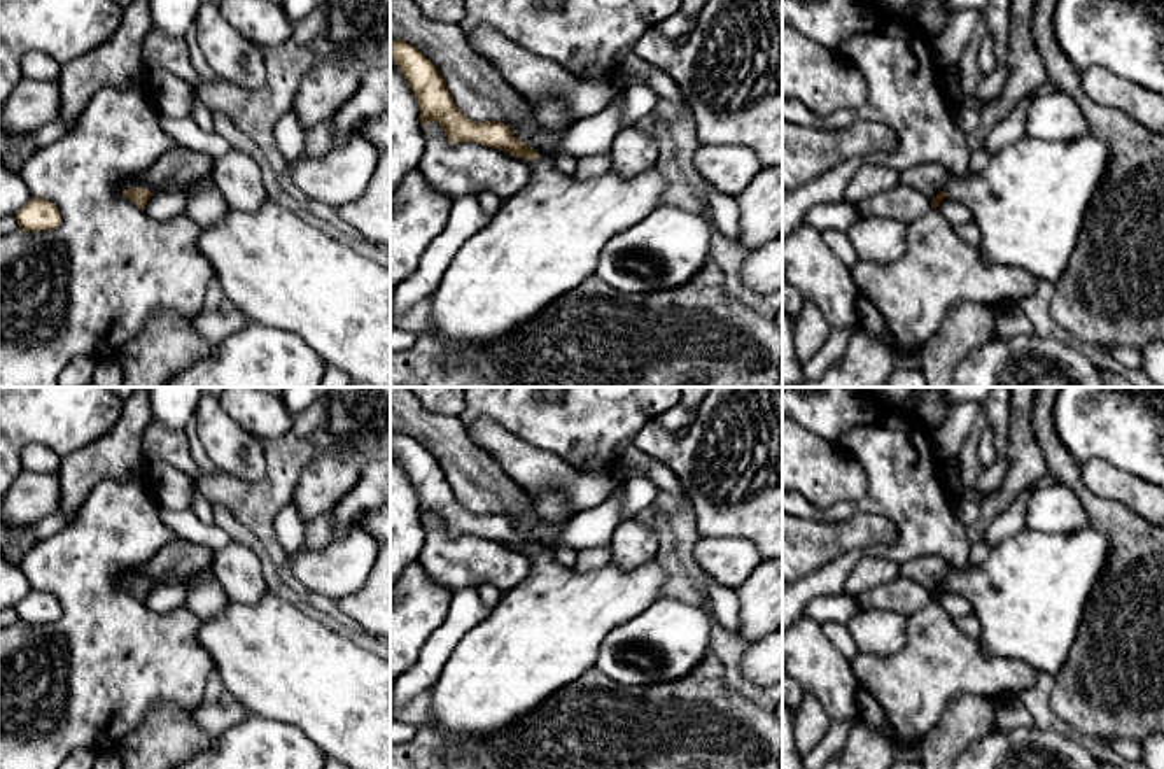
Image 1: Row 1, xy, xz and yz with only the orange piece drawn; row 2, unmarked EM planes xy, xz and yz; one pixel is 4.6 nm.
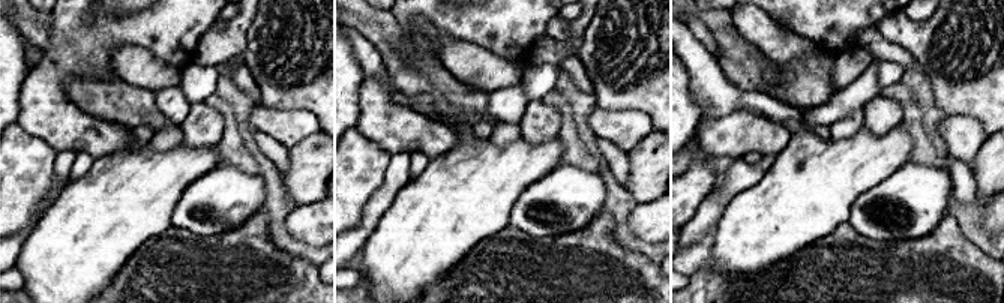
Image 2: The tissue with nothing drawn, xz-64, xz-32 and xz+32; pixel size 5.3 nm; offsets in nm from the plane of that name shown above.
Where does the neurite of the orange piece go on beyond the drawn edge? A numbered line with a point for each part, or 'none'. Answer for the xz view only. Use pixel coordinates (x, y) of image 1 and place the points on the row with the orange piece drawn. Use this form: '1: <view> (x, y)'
1: xz (545, 240)

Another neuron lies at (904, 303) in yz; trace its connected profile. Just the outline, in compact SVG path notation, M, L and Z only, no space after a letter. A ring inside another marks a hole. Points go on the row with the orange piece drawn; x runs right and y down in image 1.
M931 208L907 226L907 250L893 263L858 261L851 270L856 286L858 328L893 352L921 350L940 329L956 303L975 301L996 308L1033 296L1036 279L1013 266L987 263L978 247L964 242L938 210Z

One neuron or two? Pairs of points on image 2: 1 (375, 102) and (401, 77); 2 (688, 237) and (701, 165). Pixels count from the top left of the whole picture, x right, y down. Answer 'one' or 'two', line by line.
1: two
2: two

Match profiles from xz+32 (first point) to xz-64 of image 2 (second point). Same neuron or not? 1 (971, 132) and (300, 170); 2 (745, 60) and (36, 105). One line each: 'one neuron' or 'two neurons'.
1: two neurons
2: two neurons

